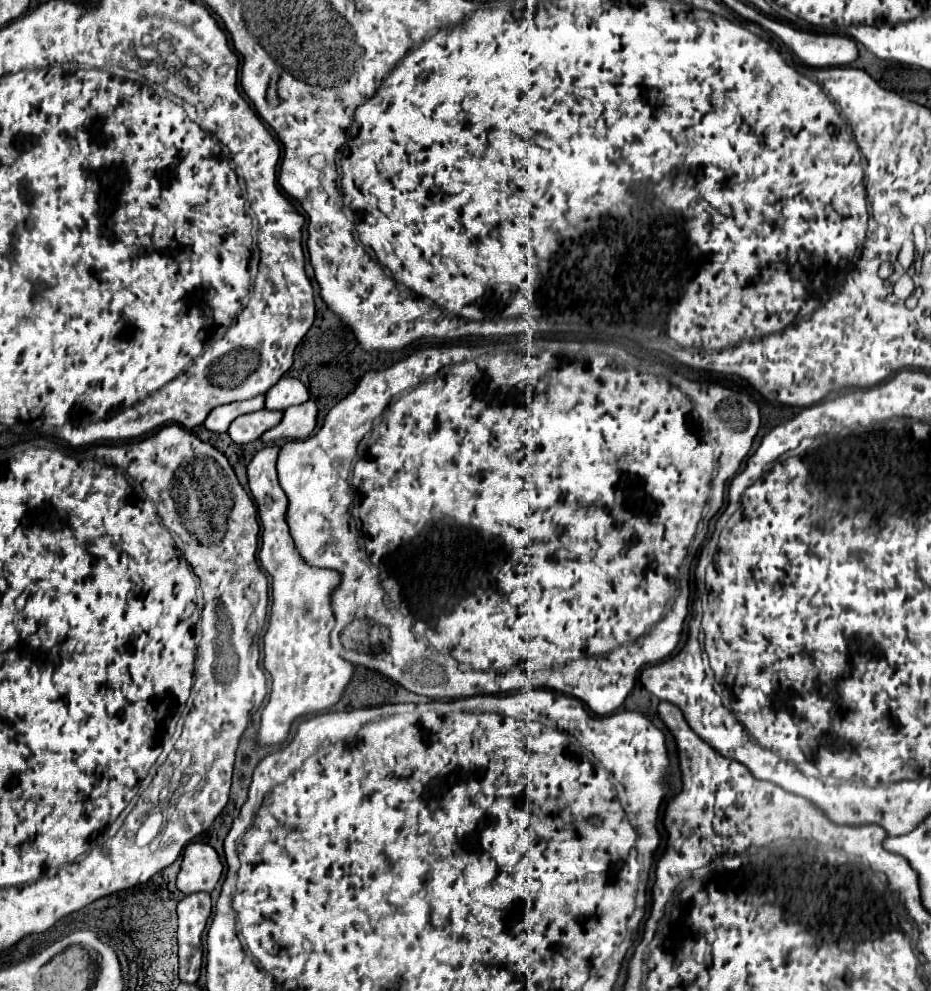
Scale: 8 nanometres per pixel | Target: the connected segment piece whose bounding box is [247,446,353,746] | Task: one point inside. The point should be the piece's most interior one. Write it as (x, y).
(307, 676)

